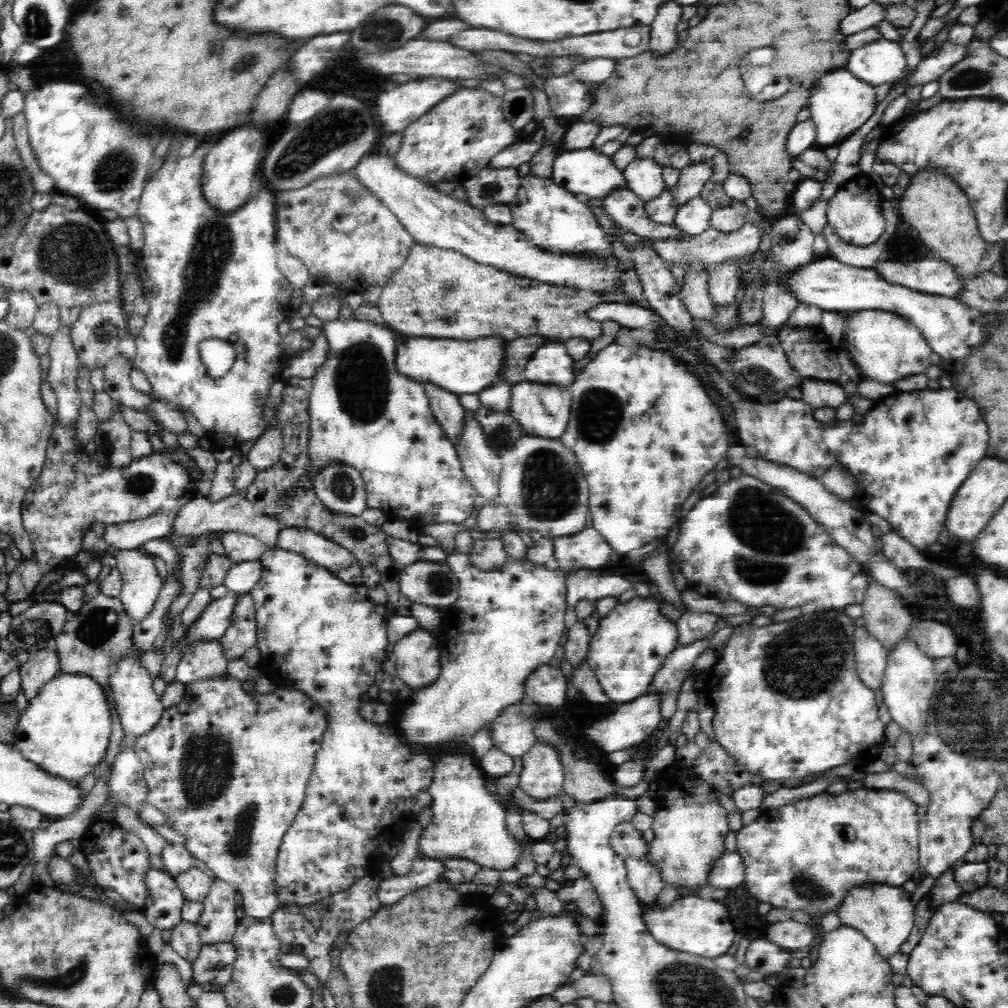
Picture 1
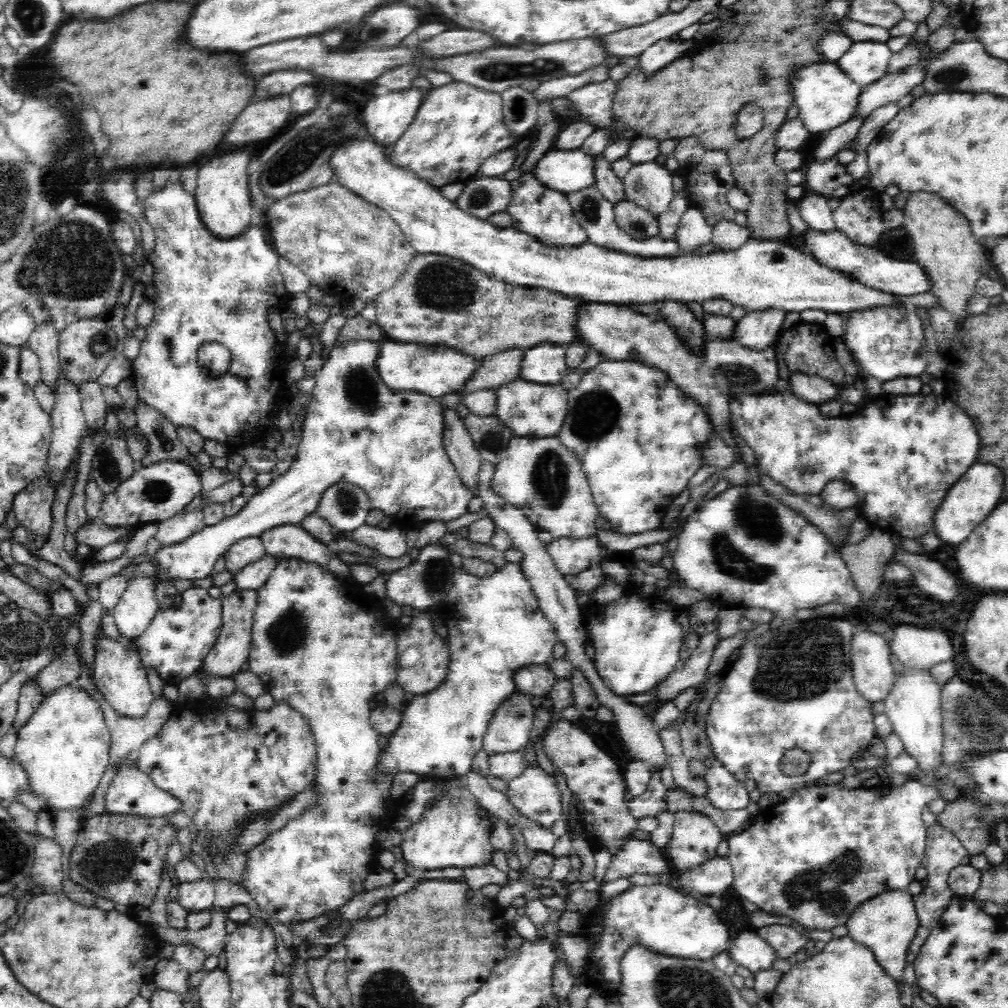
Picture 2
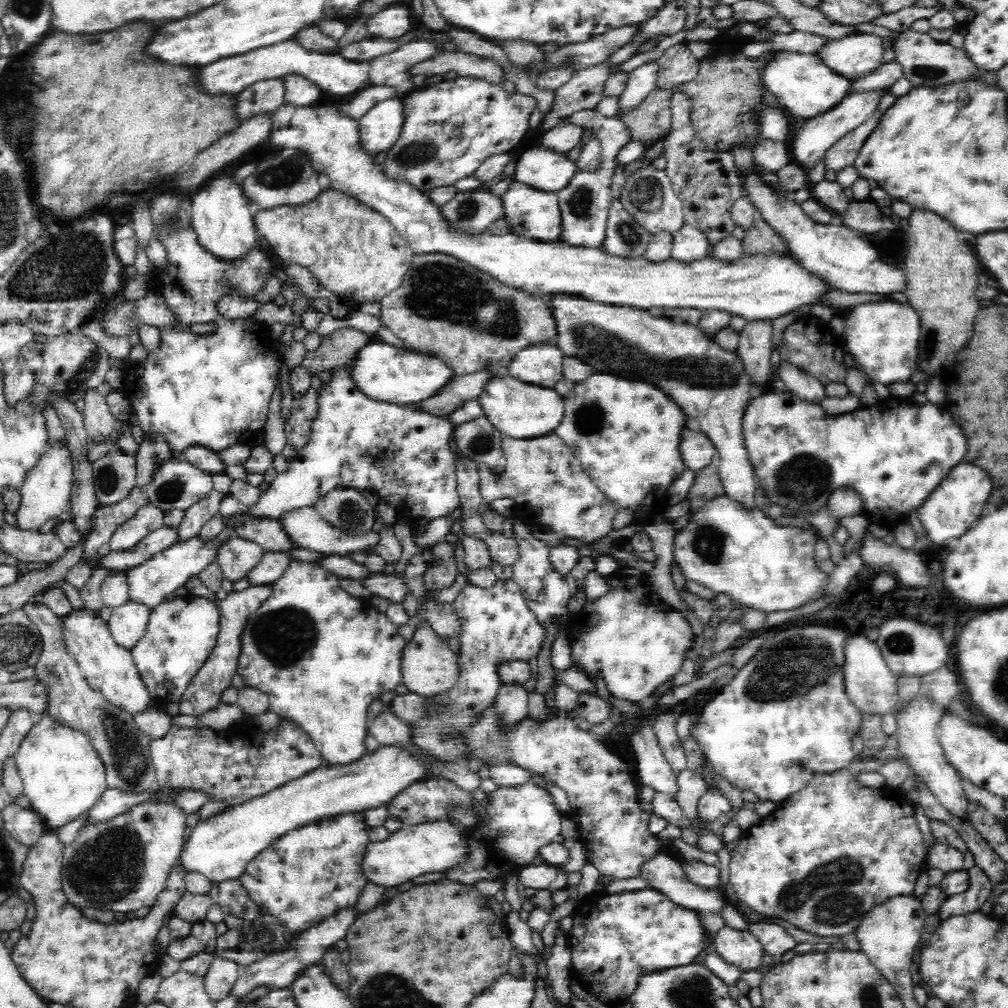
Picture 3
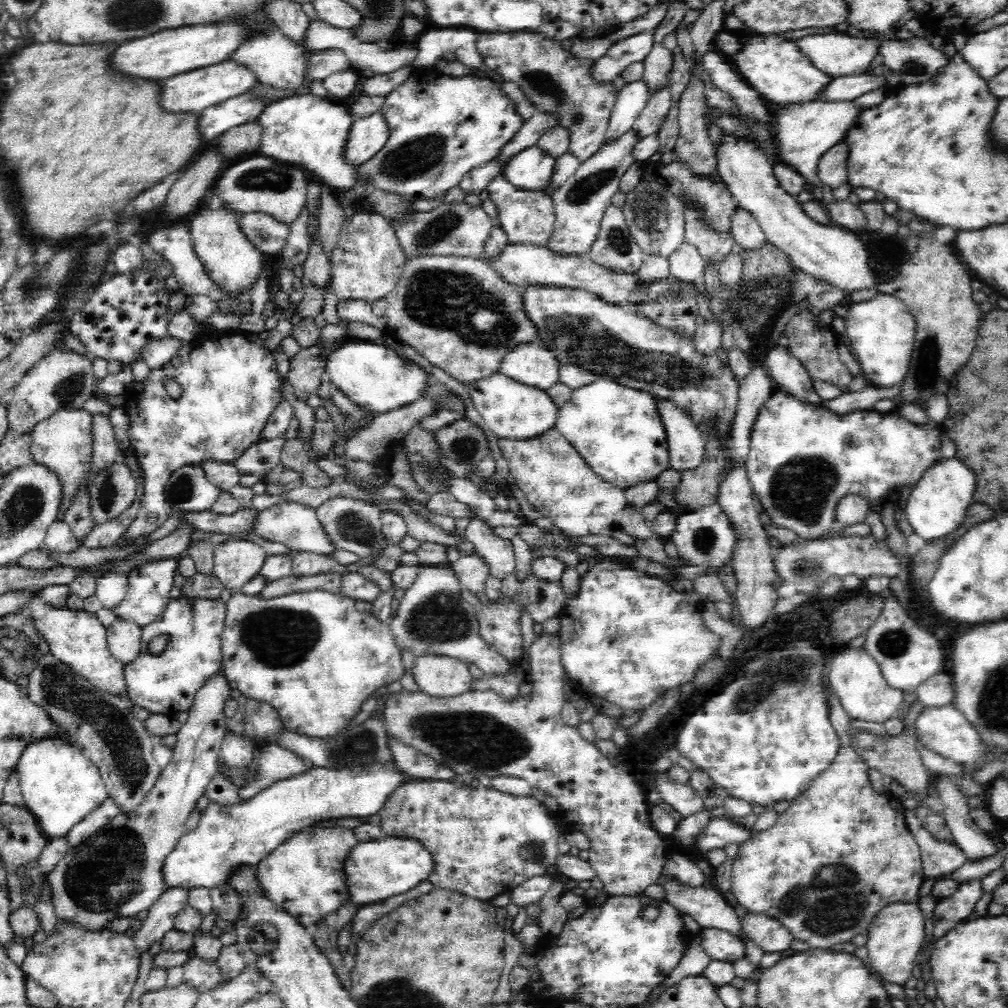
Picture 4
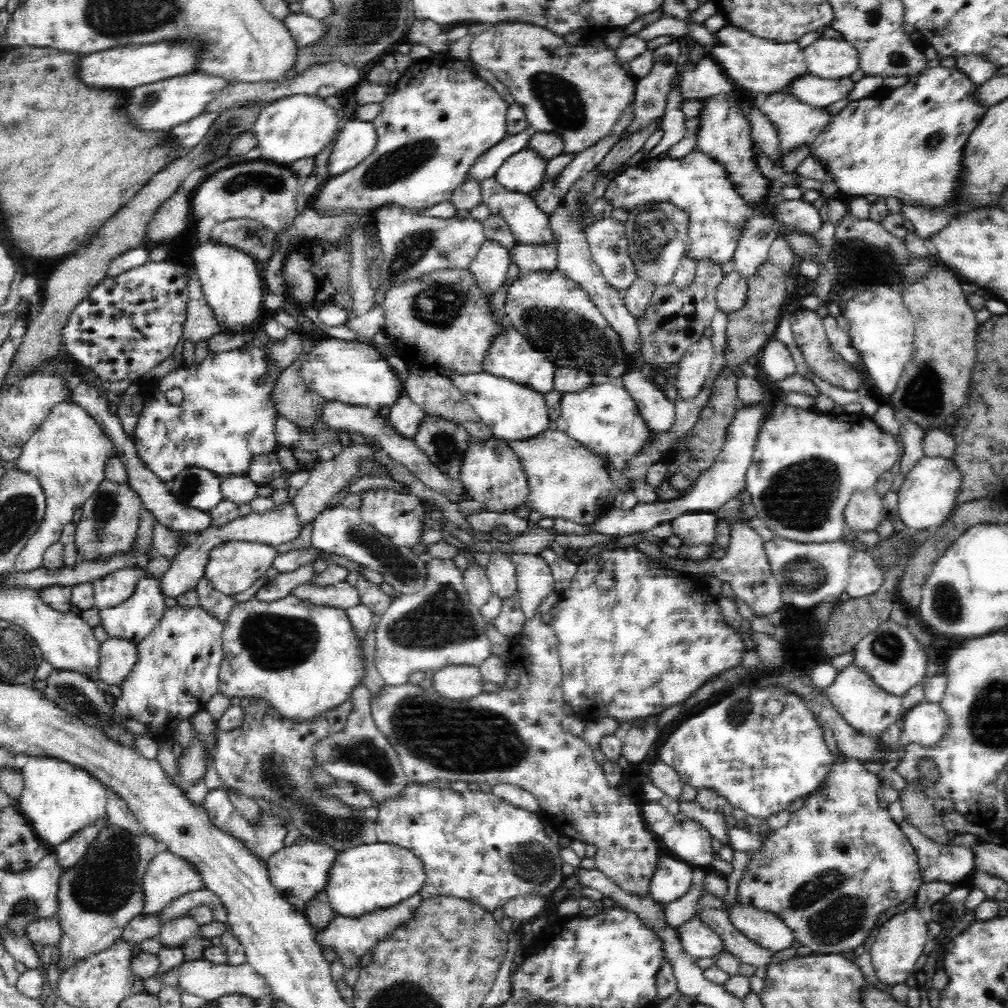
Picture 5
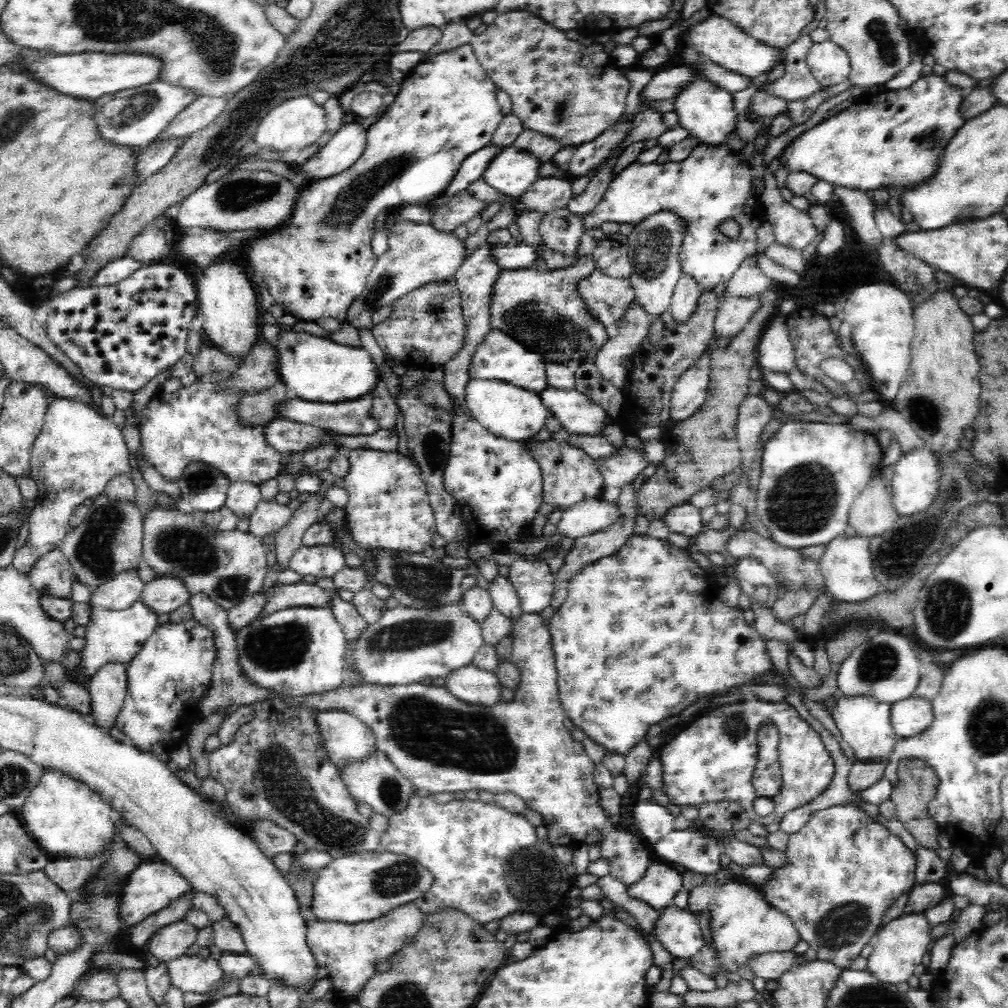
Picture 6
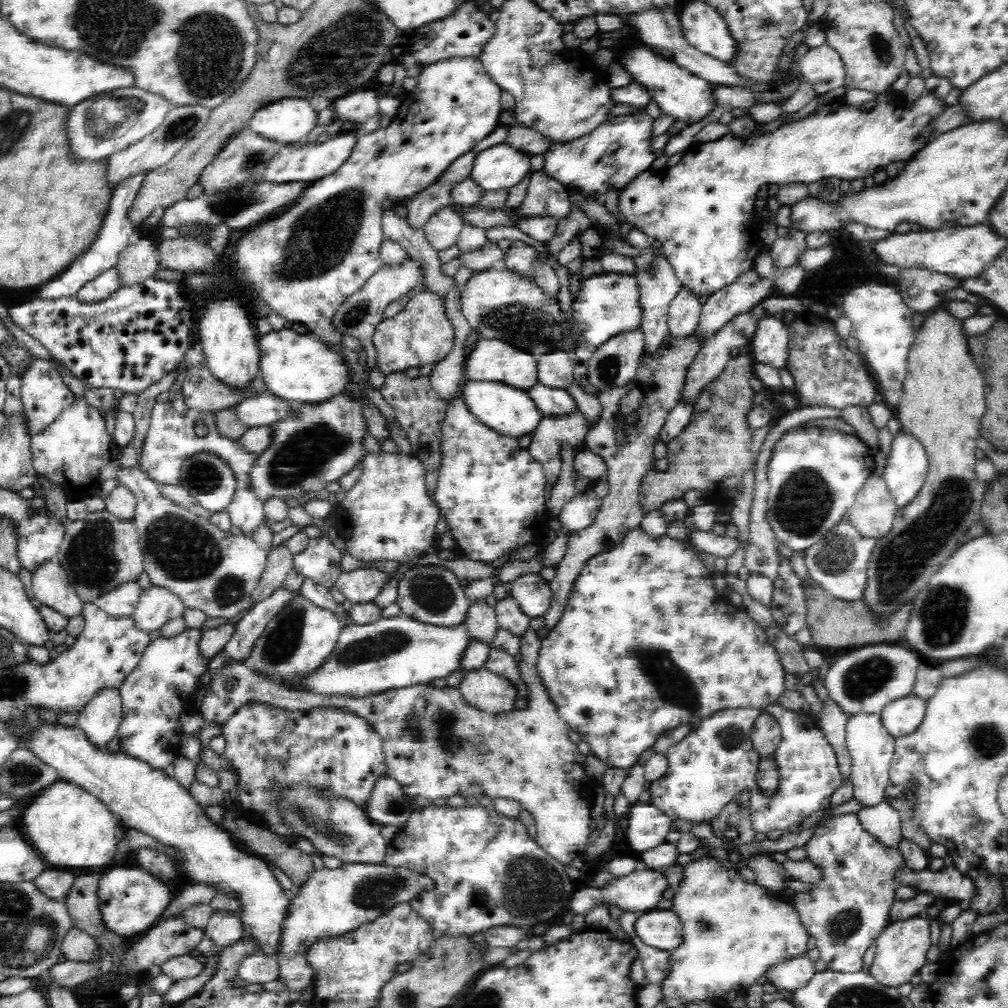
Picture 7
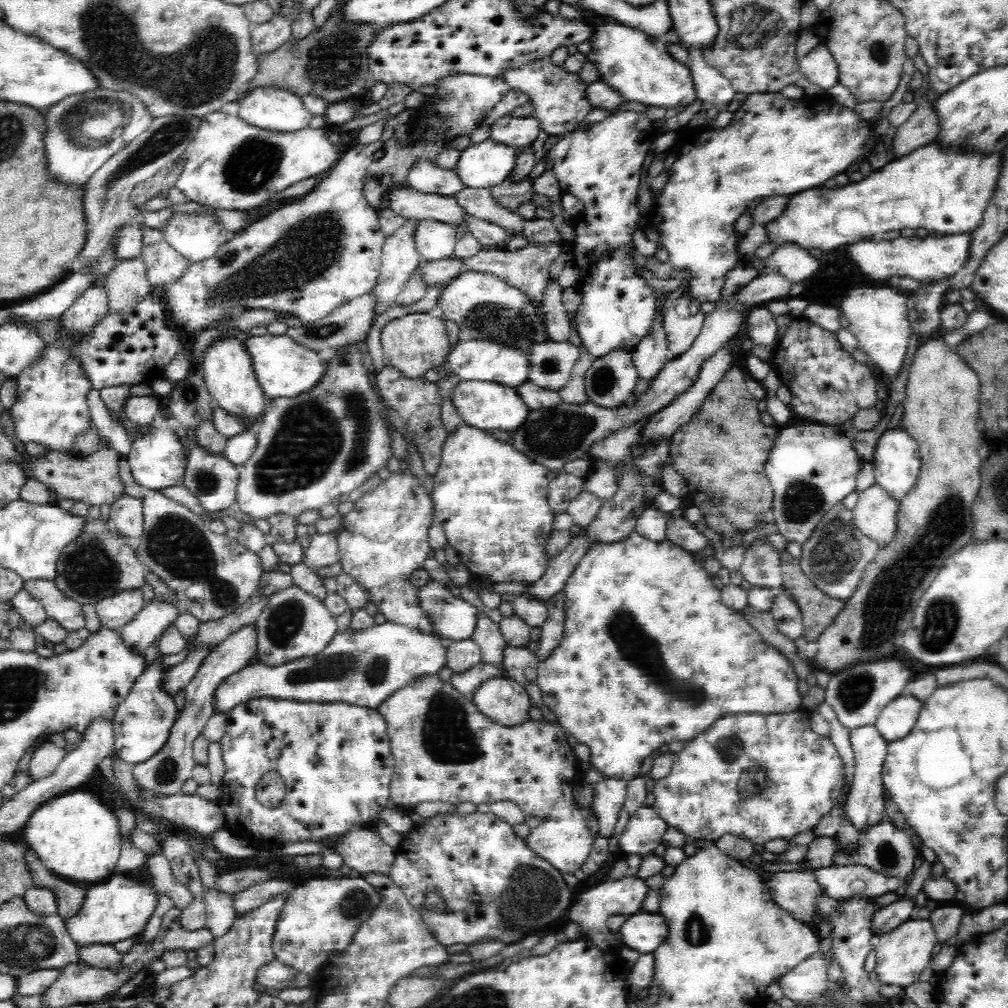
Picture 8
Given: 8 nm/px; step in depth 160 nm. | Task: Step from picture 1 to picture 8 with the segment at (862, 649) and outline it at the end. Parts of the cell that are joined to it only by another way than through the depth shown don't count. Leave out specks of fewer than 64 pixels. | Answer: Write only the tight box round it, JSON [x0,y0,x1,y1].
[838,725,887,833]

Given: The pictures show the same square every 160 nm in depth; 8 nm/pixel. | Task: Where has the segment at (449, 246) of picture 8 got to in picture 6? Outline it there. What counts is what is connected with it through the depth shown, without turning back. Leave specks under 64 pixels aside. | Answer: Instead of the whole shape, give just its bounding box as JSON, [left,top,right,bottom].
[430,191,487,233]

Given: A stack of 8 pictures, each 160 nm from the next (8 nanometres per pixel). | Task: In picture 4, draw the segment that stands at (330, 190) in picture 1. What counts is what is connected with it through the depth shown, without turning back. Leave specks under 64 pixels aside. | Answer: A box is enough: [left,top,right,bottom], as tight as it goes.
[240,212,405,303]

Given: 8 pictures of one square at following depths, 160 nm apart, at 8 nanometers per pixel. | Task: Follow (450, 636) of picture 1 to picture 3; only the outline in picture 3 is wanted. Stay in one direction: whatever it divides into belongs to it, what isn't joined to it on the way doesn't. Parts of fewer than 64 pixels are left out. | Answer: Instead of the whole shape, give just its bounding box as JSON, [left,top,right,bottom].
[177,580,545,883]

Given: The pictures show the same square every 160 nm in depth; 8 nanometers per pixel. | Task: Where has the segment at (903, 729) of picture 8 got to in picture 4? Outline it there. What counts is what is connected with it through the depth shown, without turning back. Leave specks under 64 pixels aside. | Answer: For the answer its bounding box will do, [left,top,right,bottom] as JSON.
[914,704,986,765]

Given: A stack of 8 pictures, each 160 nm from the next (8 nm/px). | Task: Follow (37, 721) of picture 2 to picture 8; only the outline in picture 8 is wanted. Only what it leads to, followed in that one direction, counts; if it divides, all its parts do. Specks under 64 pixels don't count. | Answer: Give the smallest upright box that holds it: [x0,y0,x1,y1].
[22,789,122,886]

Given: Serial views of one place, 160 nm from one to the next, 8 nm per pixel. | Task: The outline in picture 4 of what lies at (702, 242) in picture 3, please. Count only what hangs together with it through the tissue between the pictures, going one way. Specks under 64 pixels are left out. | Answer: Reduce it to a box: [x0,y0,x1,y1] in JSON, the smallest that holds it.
[668,241,704,282]

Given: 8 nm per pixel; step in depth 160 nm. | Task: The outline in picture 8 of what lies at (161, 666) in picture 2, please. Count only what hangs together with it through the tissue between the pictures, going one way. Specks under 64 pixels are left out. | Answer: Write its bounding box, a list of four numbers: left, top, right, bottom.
[112,659,178,766]

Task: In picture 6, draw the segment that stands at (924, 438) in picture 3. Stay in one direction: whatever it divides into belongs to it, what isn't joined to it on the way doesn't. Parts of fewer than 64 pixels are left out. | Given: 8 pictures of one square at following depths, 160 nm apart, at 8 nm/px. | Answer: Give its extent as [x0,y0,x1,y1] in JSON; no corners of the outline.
[757,422,883,549]

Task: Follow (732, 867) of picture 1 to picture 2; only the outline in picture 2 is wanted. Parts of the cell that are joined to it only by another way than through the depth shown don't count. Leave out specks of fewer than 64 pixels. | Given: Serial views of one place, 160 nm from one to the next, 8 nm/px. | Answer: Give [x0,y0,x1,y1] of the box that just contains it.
[676,856,732,895]

